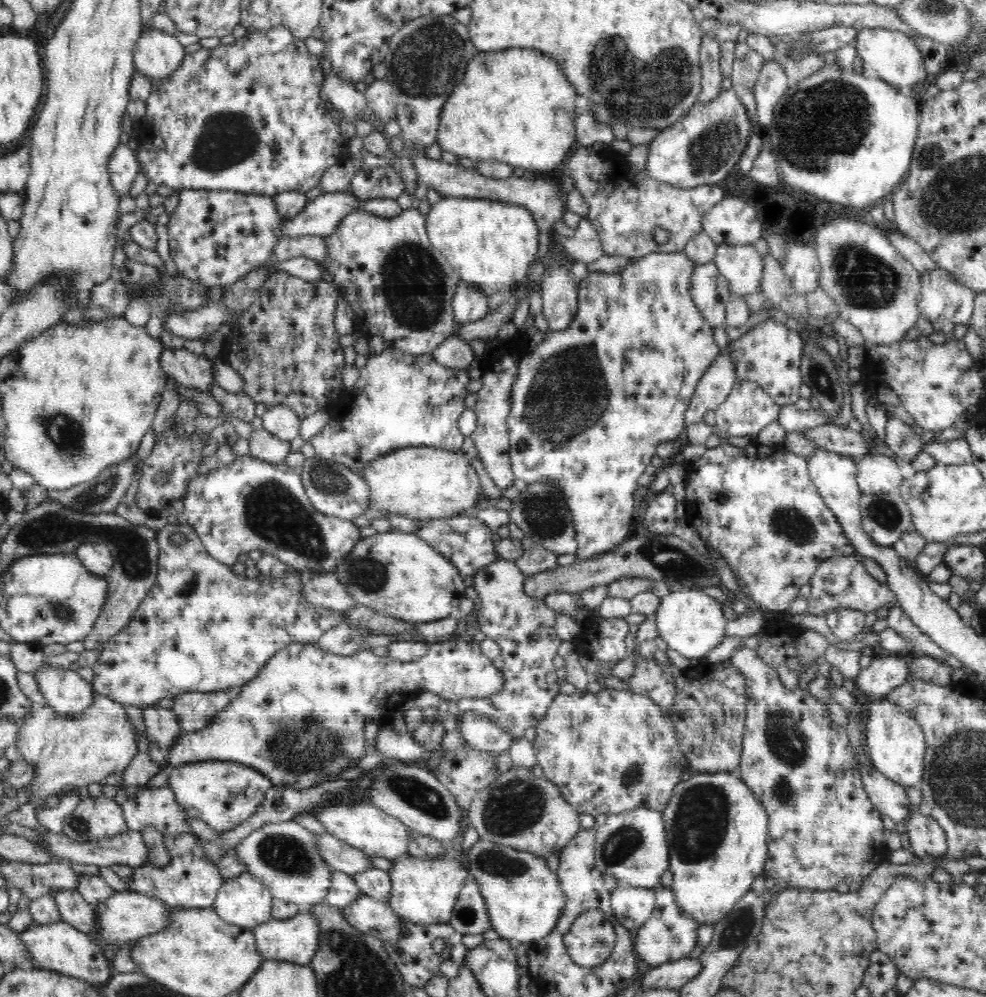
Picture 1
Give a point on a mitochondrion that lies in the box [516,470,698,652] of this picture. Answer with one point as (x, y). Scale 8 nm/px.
(542, 510)

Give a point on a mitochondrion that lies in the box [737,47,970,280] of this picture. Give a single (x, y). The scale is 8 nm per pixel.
(815, 125)

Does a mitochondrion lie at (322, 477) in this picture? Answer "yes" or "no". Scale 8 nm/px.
yes

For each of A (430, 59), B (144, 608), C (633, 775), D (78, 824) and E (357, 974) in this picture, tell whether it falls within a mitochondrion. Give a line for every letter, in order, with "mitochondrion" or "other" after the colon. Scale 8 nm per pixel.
A: mitochondrion
B: other
C: mitochondrion
D: mitochondrion
E: mitochondrion

